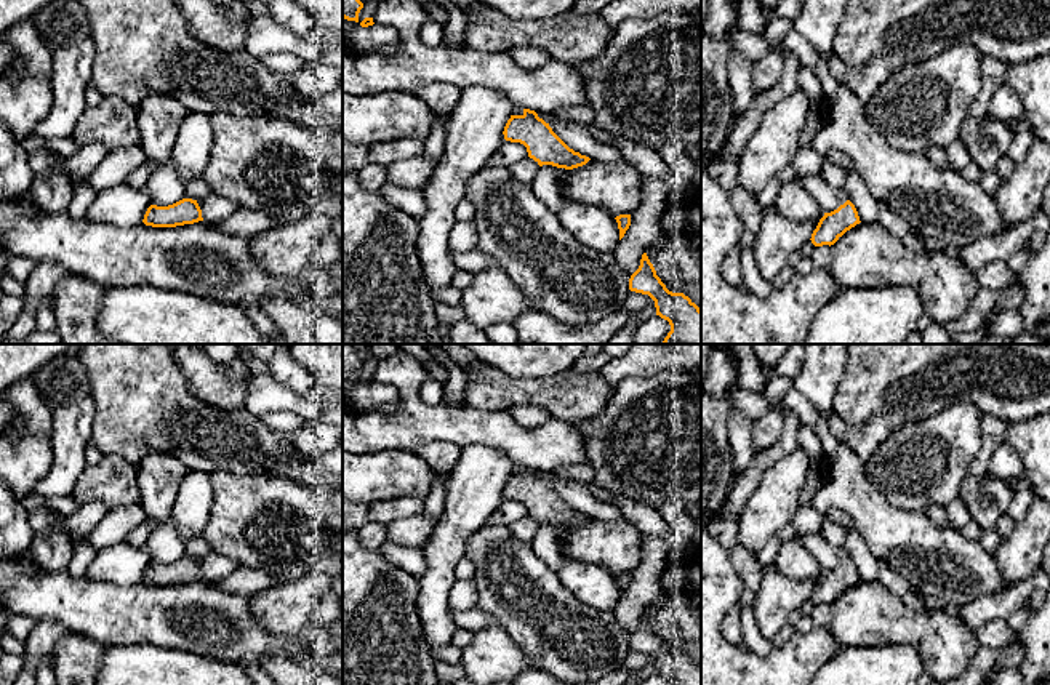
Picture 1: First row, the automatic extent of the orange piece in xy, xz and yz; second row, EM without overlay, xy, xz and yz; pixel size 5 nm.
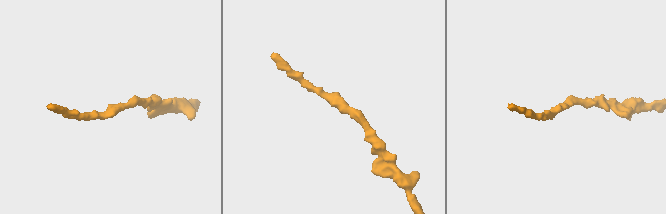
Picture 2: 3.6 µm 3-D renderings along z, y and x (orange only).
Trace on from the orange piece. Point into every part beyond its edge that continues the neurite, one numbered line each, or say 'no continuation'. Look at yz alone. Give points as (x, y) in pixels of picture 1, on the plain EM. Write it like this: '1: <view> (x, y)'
no continuation

